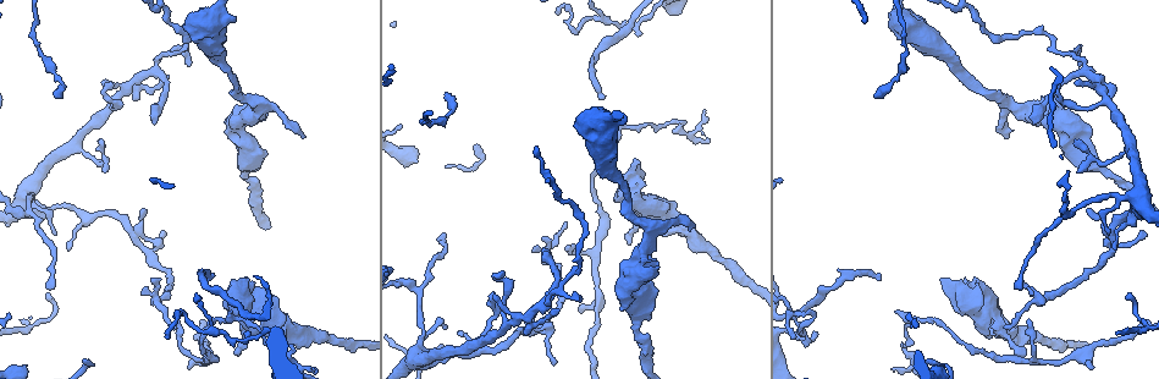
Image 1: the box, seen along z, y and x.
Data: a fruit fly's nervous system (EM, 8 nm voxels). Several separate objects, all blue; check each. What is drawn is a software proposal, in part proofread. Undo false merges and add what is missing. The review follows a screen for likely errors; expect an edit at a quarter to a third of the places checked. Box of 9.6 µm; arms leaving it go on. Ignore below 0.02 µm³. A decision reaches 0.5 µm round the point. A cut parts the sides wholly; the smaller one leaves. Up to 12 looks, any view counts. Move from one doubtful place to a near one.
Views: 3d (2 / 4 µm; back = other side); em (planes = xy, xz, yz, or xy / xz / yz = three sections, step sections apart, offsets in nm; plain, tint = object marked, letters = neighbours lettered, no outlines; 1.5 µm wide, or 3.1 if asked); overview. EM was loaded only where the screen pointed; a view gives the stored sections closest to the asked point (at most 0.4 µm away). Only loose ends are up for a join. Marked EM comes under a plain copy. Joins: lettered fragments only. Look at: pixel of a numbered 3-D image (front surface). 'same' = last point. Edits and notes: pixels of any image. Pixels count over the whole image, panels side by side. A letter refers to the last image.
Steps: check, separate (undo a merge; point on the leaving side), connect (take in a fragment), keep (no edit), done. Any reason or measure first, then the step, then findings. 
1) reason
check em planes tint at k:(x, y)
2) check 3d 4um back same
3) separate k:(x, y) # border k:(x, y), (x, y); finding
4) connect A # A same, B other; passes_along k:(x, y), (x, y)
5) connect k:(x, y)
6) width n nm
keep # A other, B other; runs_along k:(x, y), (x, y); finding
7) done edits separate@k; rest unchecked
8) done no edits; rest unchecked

tapers out
check 3d 2um at 1:(1028, 285)

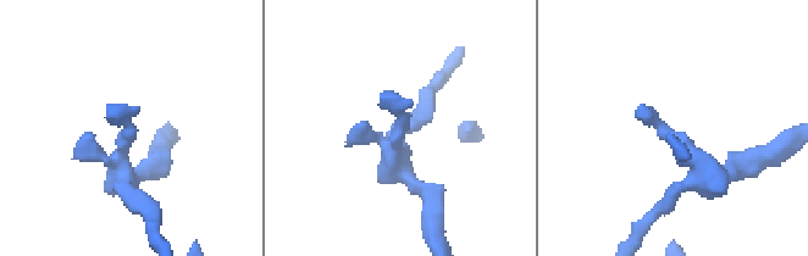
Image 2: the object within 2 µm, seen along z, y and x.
need the tissue
check em 3.1um xy step 8 letters at 2:(665, 132)

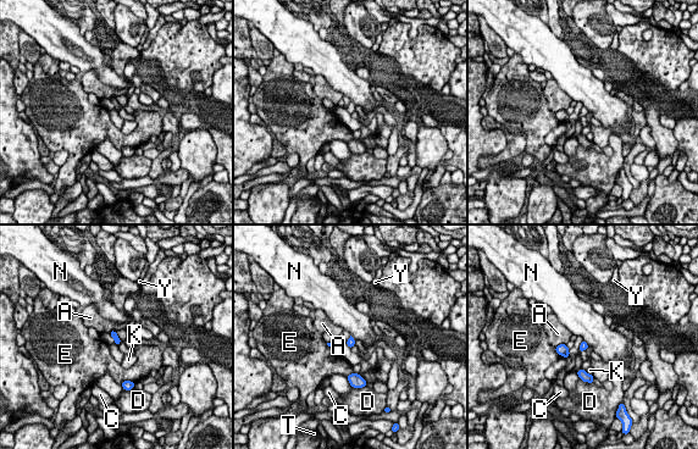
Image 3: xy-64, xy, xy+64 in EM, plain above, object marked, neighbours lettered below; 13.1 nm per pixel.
keep # A other, C other, D other, E other, K other, N other, T other, Y other; border 3:(583, 339), (588, 345); none of them fits

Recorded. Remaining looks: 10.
calibre changes
check 3d 4um at 1:(639, 317)

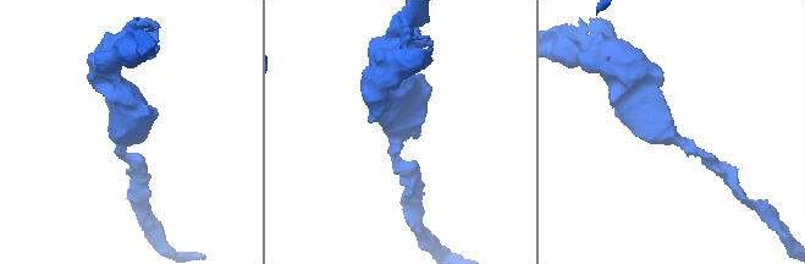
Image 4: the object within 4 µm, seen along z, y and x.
need the tissue
check em planes letters at 4:(672, 136)

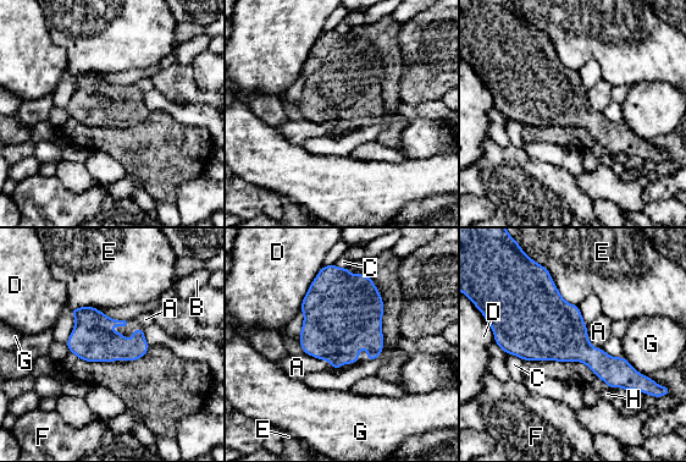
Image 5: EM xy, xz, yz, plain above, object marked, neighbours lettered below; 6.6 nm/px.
longest_contact D 340 nm
keep # A other, B other, C other, D other, E other, F other, G other, H other; border 5:(586, 325), (588, 341), (602, 348); all the same cell

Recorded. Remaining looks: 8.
check em xy step 8 letters at 1:(239, 351)

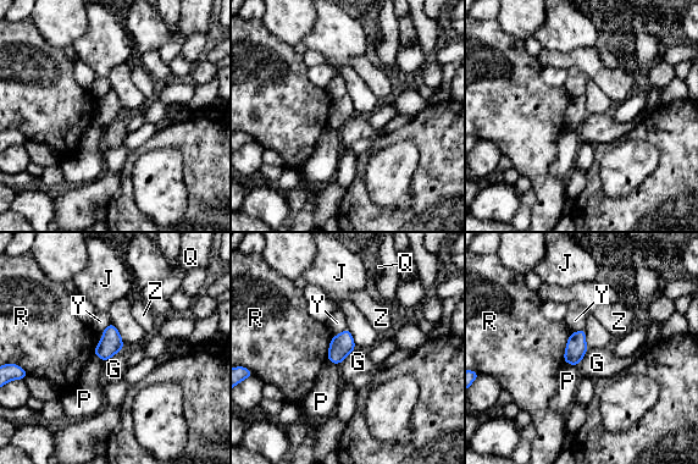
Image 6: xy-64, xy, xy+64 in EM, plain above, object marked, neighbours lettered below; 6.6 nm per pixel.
another direction
check em planes letters same

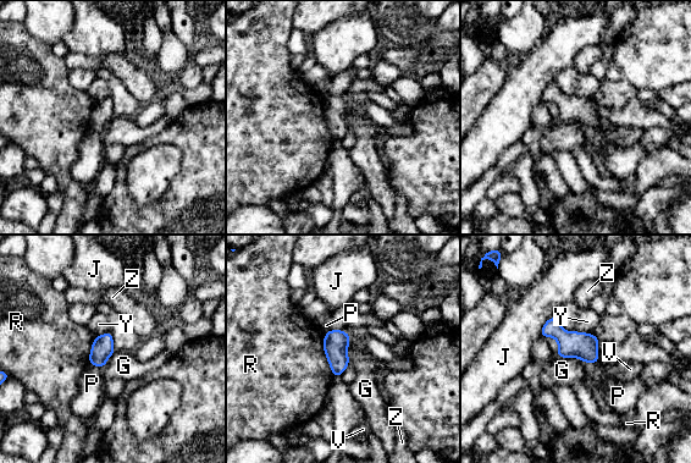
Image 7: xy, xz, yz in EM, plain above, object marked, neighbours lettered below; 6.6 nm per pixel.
keep # G other, J other, P other, R other, V other, Y other, Z other; border 7:(557, 356), (576, 357), (586, 363); no lettered fragment goes on from it

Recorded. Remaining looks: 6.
sharp bend
check em planes letters at 1:(686, 134)

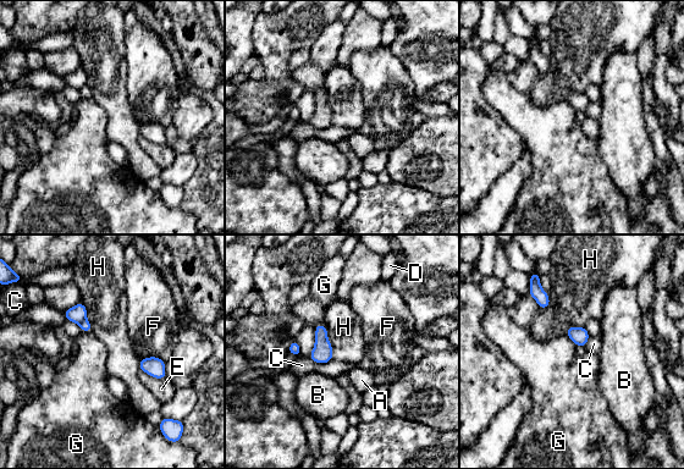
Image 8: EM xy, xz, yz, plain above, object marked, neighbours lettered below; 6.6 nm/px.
separate 8:(84, 325) # A other, B other, C other, D other, E other, F other, G other, H other; border 8:(86, 319), (80, 324); a second cell is stuck on

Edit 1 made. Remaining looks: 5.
check overview

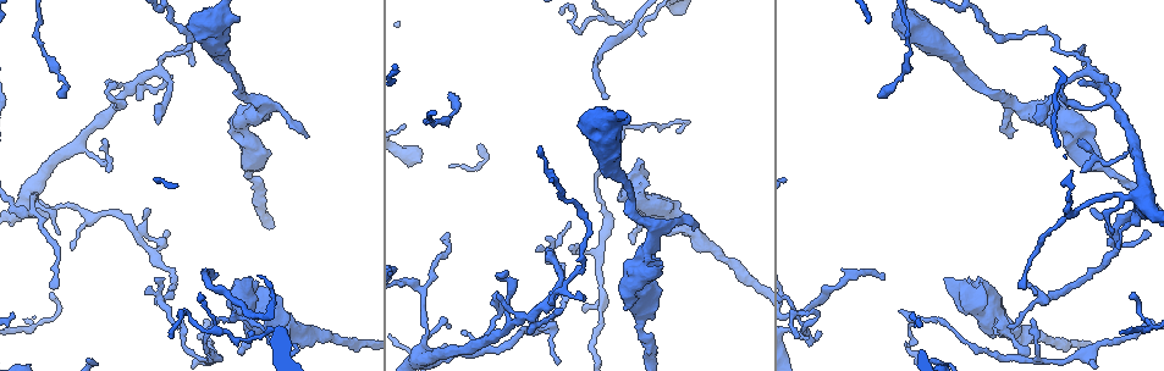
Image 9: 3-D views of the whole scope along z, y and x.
free end
check 3d 2um at 9:(535, 305)

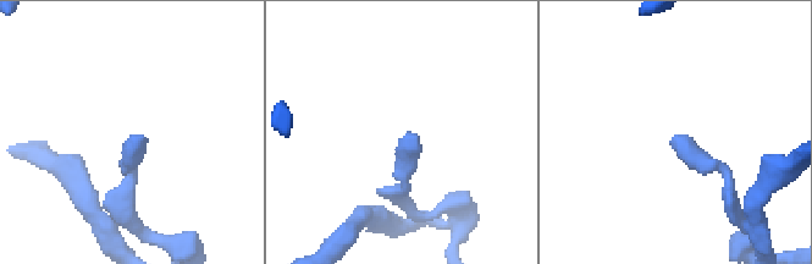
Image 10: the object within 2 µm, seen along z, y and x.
now the EM
check em xz step 8 letters at 10:(138, 137)

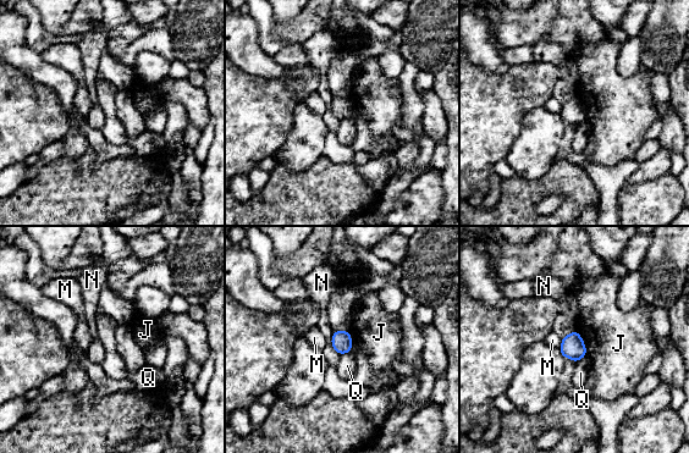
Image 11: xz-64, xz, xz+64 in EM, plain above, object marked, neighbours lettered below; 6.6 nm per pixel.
cut it another way
check em planes letters same

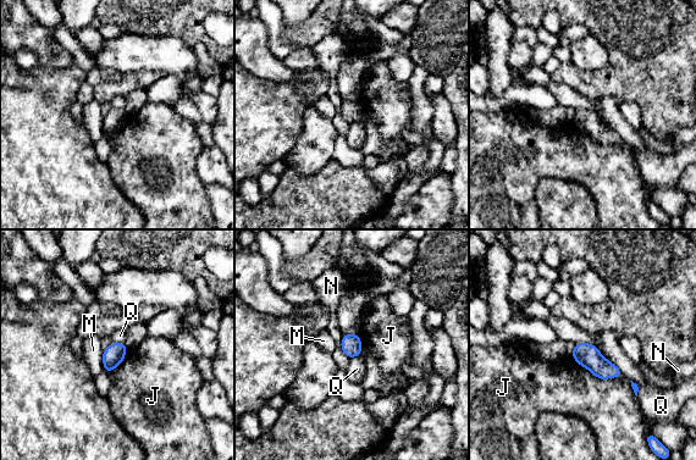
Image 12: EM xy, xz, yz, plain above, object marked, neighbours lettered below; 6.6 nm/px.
keep # J other, M other, N other, Q other; no lettered fragment goes on from it

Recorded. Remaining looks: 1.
done edits separate@8; rest unchecked

